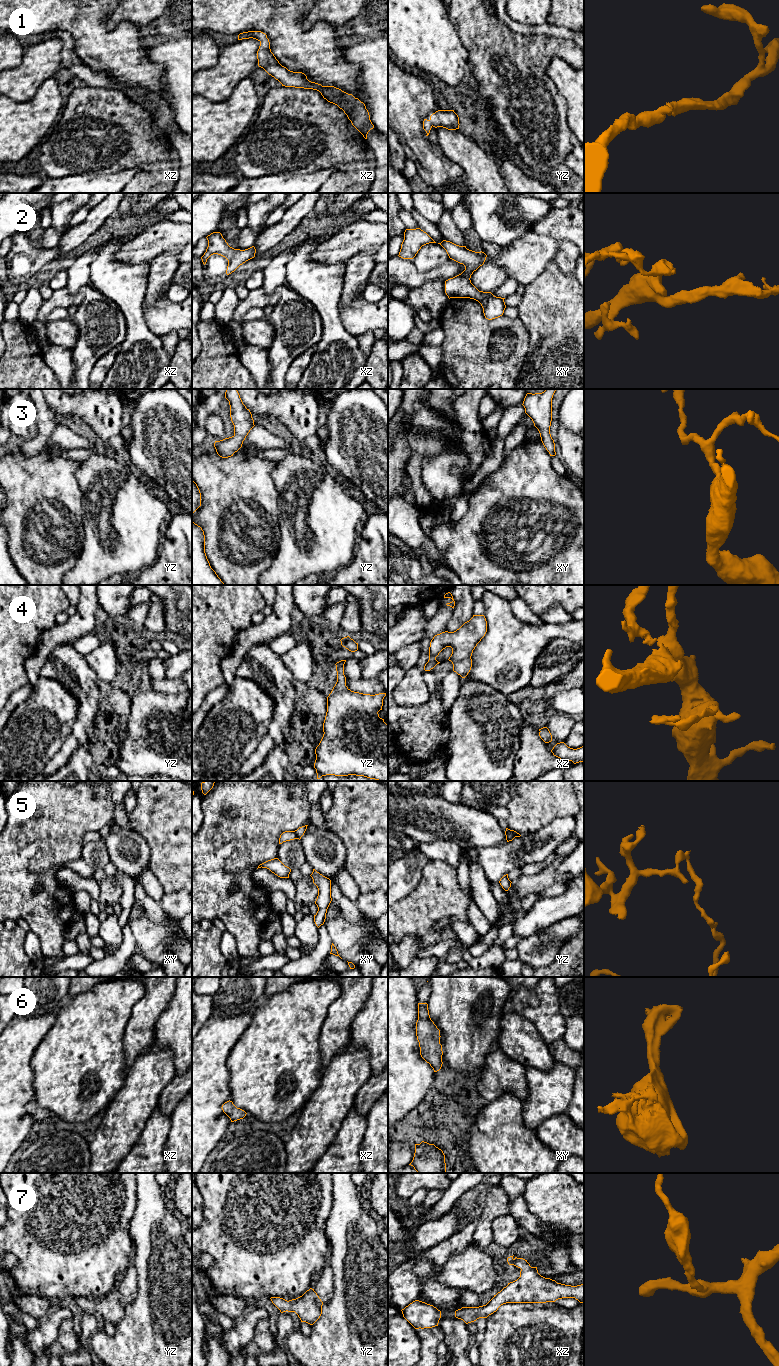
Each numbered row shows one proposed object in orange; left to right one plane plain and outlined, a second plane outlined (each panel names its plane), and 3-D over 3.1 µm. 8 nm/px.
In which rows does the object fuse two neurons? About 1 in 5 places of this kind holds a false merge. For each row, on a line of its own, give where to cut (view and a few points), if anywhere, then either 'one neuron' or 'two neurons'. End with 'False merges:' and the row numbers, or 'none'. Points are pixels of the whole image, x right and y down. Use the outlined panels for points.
1: no cut | one neuron
2: no cut | one neuron
3: no cut | one neuron
4: no cut | one neuron
5: xy (293, 831), (297, 838) | two neurons
6: no cut | one neuron
7: no cut | one neuron
False merges: 5

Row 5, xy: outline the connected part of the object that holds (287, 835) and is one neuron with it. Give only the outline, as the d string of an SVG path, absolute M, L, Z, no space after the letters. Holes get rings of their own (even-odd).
M285 831L280 835L279 838L279 844L282 844L283 842L290 841L297 839L297 836L294 831Z

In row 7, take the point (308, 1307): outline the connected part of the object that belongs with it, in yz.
M312 1288L302 1296L289 1301L280 1297L271 1297L270 1299L281 1313L286 1311L295 1312L301 1322L306 1322L310 1325L313 1325L322 1314L323 1302Z

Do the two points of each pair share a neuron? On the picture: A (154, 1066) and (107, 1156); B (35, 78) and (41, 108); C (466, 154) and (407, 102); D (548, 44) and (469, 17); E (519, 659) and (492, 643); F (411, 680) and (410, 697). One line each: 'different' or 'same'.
A: same
B: different
C: different
D: same
E: same
F: same

